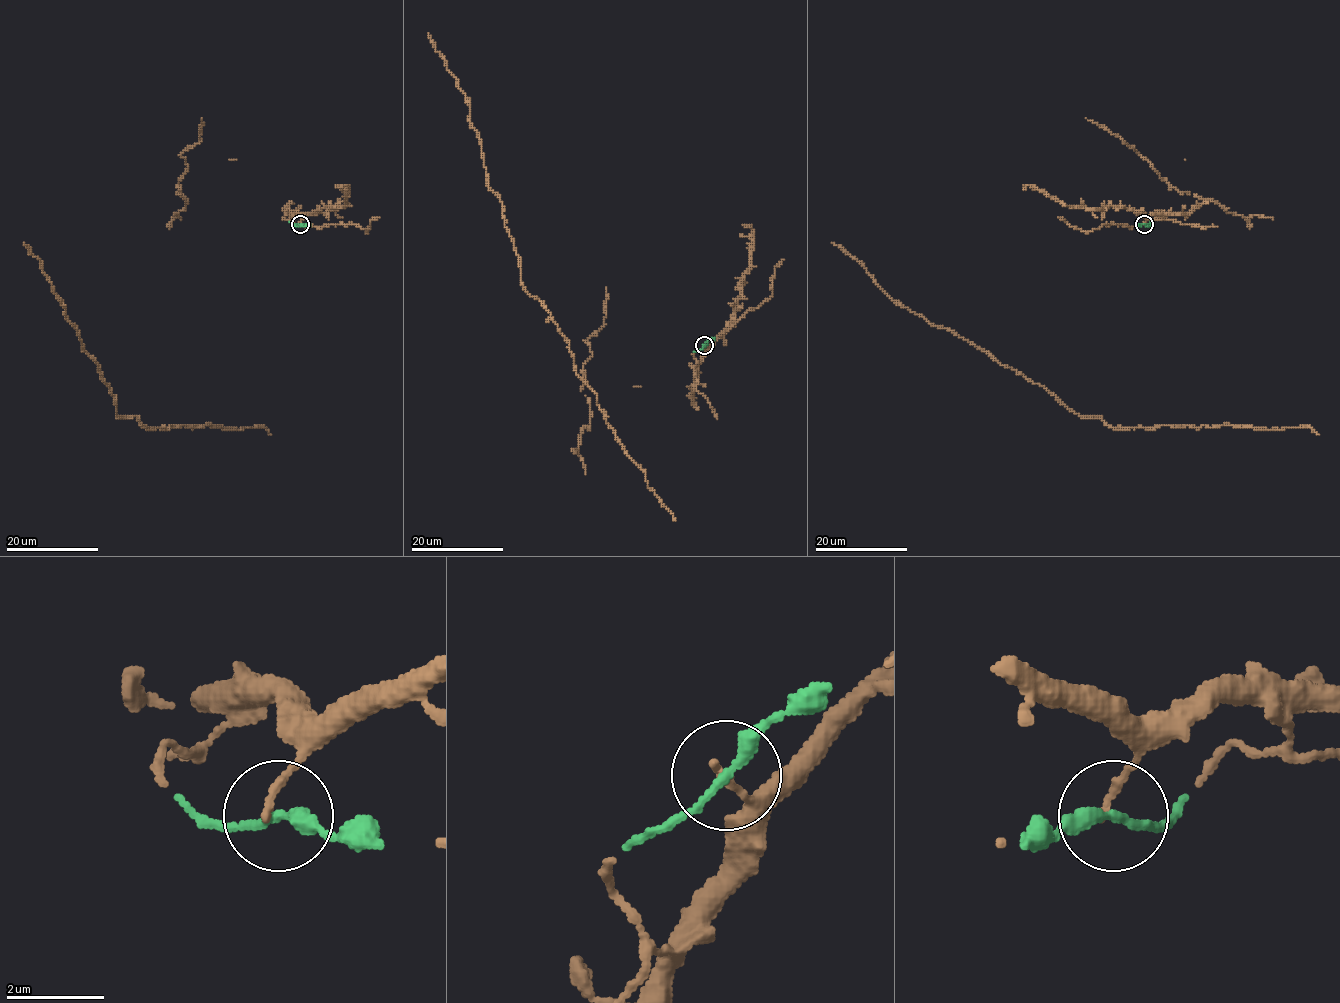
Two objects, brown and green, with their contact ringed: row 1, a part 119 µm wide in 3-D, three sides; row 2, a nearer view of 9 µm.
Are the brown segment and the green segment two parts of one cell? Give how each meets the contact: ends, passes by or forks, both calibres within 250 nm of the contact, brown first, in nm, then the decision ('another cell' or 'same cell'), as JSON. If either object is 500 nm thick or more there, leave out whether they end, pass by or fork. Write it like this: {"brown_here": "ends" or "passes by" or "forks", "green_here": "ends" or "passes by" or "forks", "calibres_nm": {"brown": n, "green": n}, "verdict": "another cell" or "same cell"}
{"brown_here": "ends", "green_here": "passes by", "calibres_nm": {"brown": 160, "green": 240}, "verdict": "same cell"}

